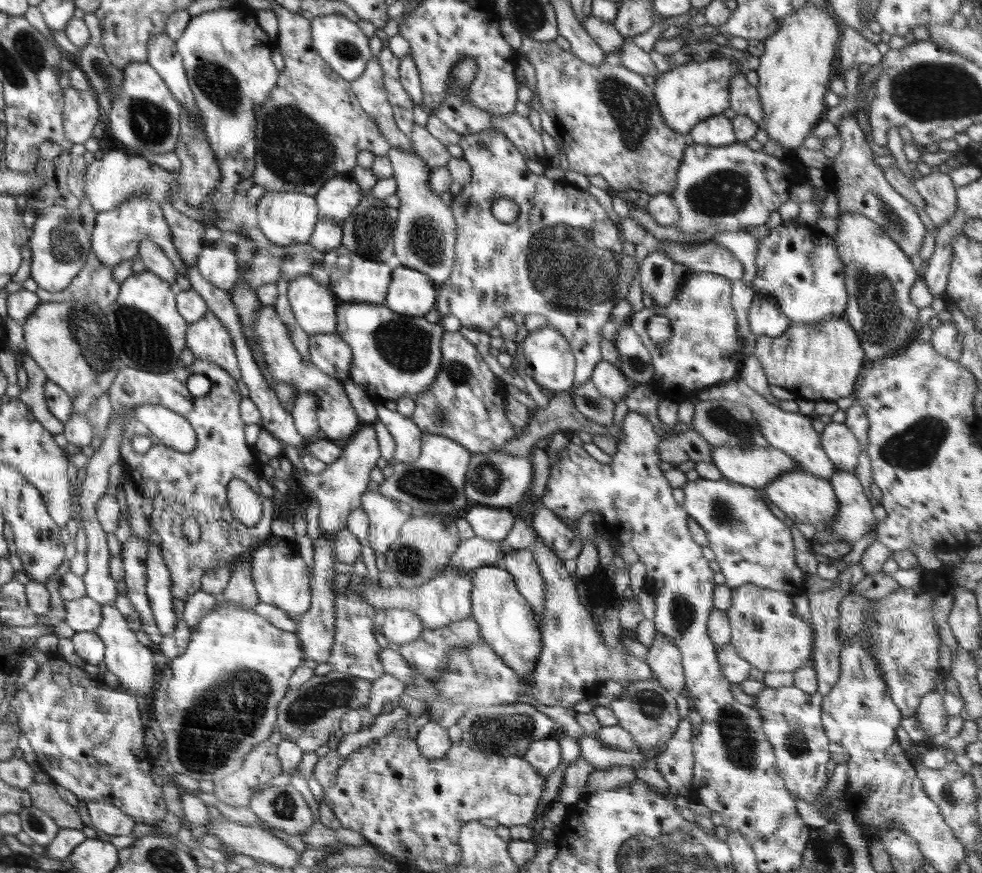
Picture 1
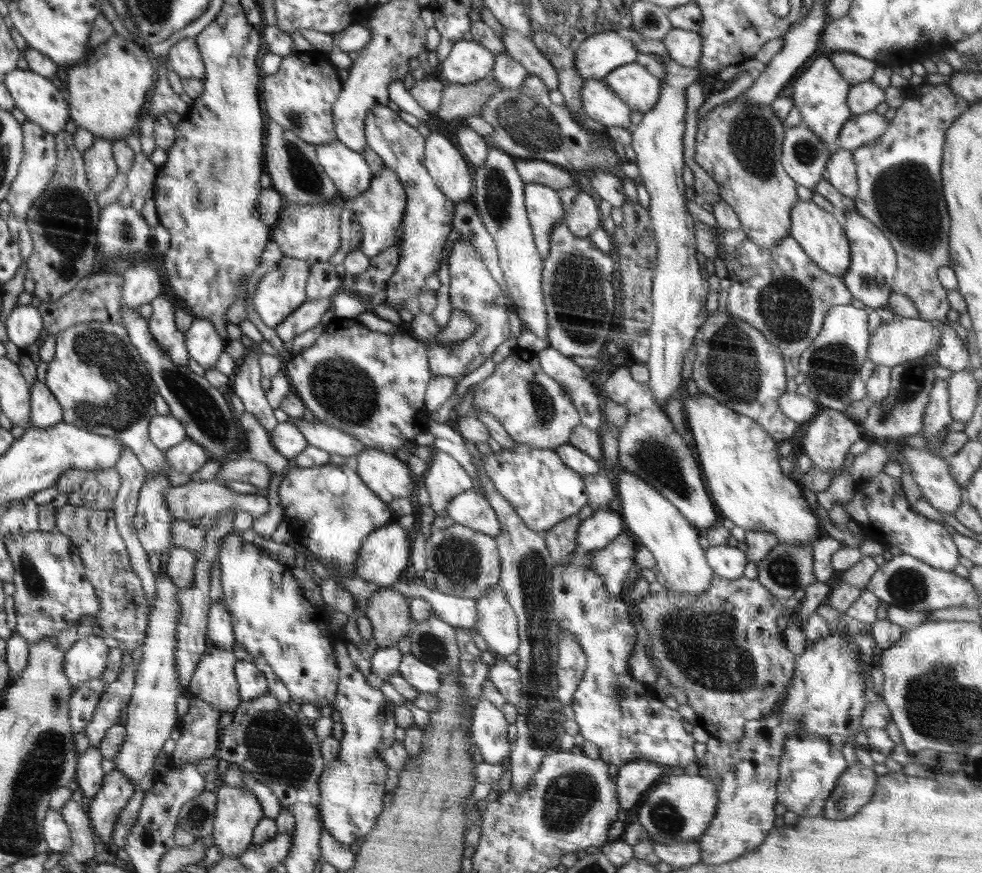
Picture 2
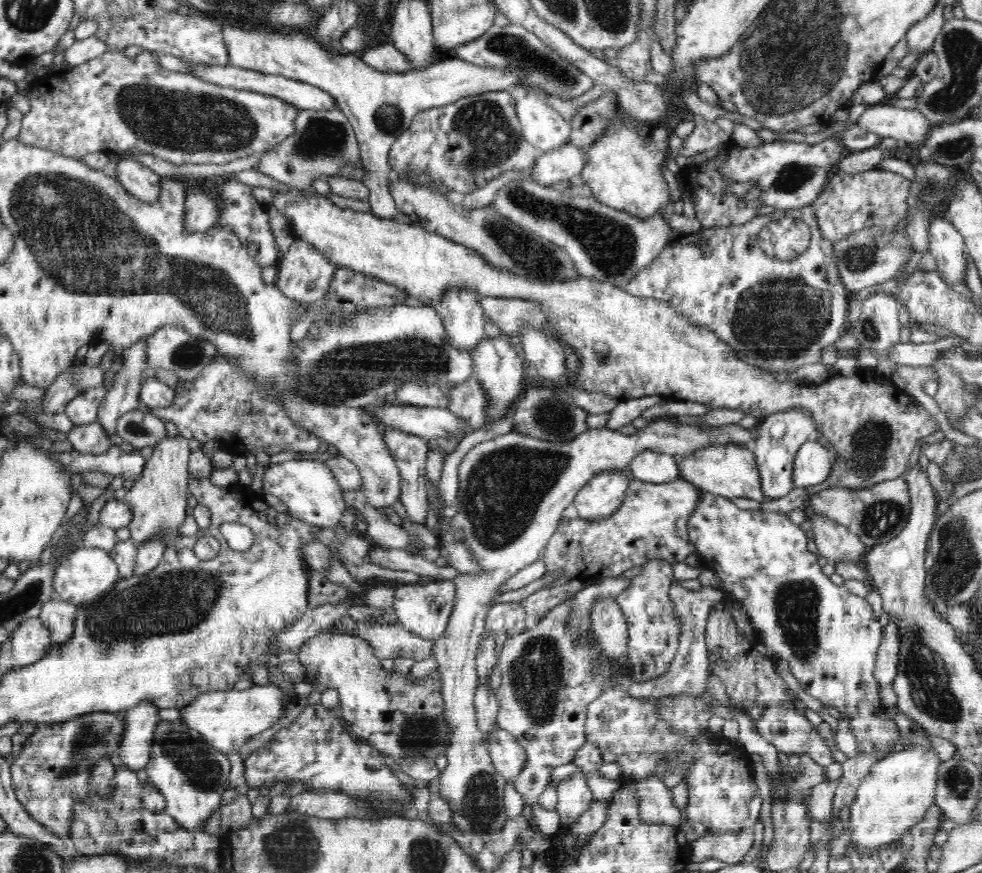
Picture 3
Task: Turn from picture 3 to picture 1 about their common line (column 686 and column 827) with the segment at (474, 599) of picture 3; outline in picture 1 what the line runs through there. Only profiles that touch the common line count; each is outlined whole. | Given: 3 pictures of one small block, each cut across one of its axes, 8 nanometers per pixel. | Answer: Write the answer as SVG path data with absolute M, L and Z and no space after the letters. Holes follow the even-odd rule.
M832 421L820 433L821 445L836 471L855 472L861 453L860 443L853 432L844 423Z

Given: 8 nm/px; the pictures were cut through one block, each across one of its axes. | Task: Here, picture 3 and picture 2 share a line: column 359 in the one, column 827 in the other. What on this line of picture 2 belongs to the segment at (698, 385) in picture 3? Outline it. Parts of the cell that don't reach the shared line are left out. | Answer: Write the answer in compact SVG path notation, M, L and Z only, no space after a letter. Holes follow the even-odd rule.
M798 199L791 211L791 229L789 234L804 249L804 252L822 270L843 278L850 267L850 244L844 228L838 220L826 210L822 210L814 201Z

